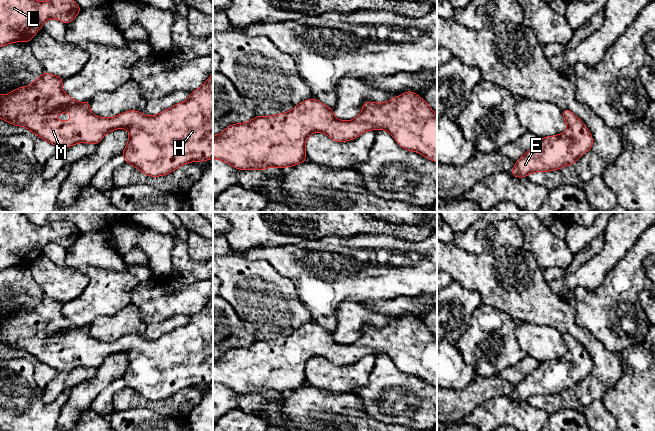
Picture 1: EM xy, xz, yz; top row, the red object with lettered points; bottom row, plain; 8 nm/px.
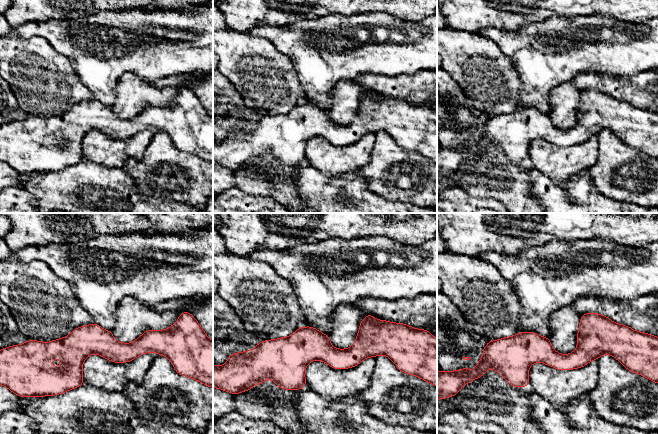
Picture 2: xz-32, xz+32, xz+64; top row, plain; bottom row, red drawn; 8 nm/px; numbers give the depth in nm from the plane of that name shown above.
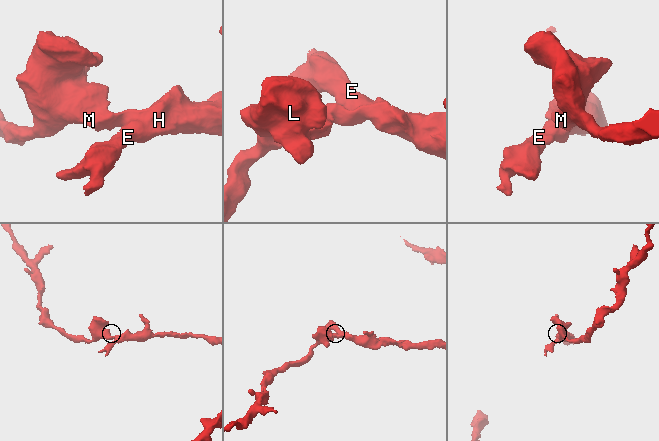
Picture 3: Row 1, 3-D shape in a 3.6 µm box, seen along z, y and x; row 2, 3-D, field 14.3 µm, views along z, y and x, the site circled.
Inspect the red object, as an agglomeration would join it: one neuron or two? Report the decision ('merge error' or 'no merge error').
no merge error

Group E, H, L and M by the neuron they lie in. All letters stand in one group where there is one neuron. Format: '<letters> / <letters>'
E H L M

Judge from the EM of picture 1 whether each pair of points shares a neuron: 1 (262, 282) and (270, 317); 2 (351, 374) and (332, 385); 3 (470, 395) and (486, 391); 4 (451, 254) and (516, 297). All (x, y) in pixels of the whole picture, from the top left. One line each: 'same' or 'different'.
1: same
2: same
3: same
4: same

